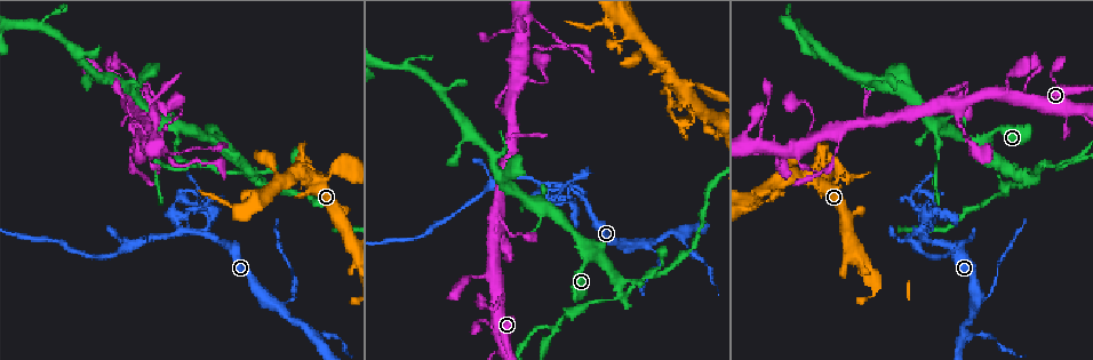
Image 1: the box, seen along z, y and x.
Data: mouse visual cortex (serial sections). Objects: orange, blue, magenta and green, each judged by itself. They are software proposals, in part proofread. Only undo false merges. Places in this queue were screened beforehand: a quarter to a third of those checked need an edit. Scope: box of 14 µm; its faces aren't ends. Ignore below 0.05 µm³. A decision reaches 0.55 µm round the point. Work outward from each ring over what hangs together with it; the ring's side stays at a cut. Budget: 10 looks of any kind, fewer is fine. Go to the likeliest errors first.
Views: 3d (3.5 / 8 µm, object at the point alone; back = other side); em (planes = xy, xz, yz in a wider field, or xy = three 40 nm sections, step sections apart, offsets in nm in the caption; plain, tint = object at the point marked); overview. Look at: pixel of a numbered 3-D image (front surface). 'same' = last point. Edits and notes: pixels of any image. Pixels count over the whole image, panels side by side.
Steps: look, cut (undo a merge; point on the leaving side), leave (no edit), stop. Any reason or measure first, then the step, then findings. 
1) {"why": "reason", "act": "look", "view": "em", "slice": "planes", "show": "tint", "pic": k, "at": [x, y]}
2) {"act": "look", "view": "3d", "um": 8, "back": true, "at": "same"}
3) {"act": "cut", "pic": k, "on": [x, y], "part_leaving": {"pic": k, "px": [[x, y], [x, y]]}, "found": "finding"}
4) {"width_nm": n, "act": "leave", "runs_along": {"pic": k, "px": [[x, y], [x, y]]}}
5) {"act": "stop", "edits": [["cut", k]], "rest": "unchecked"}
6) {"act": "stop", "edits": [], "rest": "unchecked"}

{"why": "three-way junction", "act": "look", "view": "3d", "um": 3.5, "pic": 1, "at": [646, 244]}

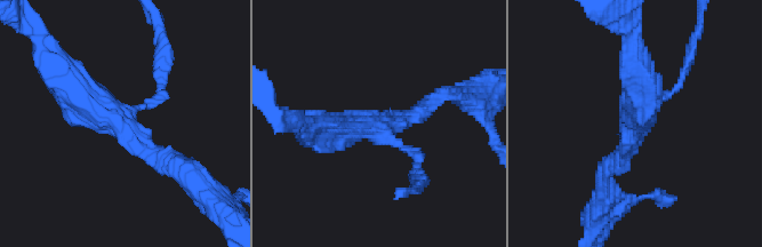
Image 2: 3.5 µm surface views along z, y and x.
{"arm_widths_nm": [150, 200, 350], "act": "leave", "runs_along": {"pic": 2, "px": [[56, 77], [178, 165]]}, "found": "one cell here"}

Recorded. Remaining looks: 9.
{"why": "four or more arms meet", "act": "look", "view": "3d", "um": 3.5, "back": true, "pic": 1, "at": [186, 232]}

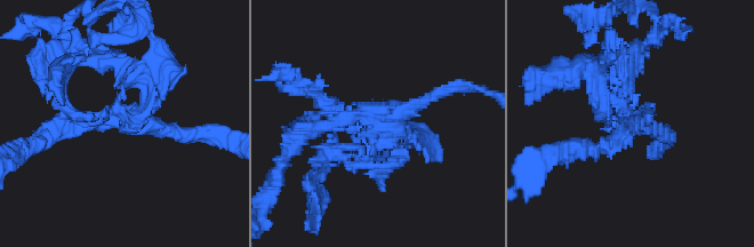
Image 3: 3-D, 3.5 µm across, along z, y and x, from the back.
{"why": "now the EM", "act": "look", "view": "em", "slice": "xy", "step": 5, "show": "tint", "pic": 3, "at": [642, 116]}

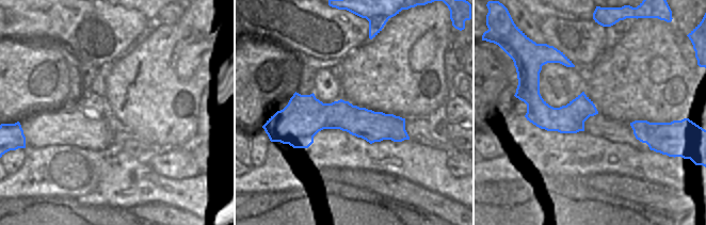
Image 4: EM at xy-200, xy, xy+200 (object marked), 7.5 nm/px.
{"act": "leave", "runs_along": {"pic": 3, "px": [[309, 129], [442, 92]]}, "found": "continuous, no second cell"}

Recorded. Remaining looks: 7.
{"why": "a narrow waist", "act": "look", "view": "3d", "um": 3.5, "pic": 1, "at": [130, 147]}

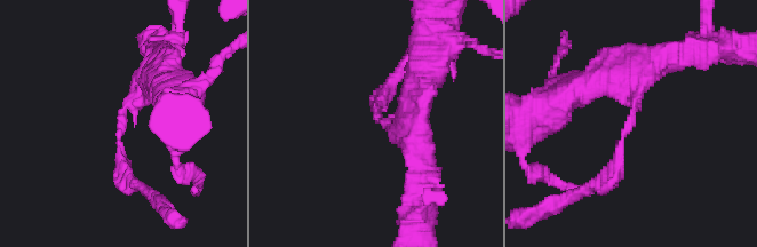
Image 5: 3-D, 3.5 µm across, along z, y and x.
{"arm_widths_nm": [200, 400], "act": "look", "view": "em", "slice": "xy", "step": 1, "show": "tint", "pic": 5, "at": [122, 112]}

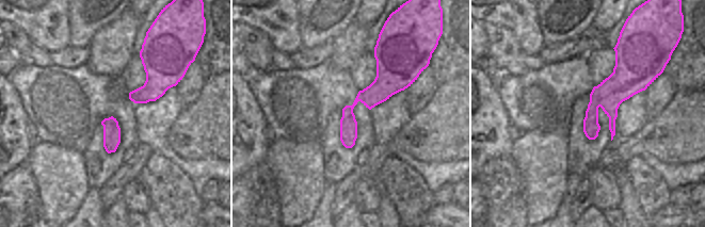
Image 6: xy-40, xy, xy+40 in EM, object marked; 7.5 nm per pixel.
{"act": "leave", "runs_along": {"pic": 6, "px": [[378, 48], [383, 80], [348, 110], [348, 145]]}, "found": "one cell here"}

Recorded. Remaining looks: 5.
{"why": "four-way junction", "act": "look", "view": "3d", "um": 3.5, "pic": 1, "at": [1079, 108]}

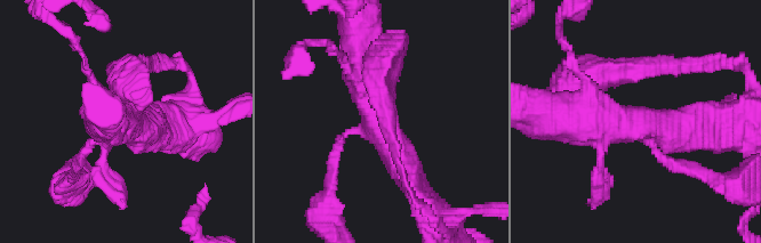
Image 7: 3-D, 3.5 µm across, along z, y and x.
{"why": "shape alone is not enough", "act": "look", "view": "em", "slice": "xy", "step": 3, "show": "tint", "pic": 7, "at": [374, 122]}

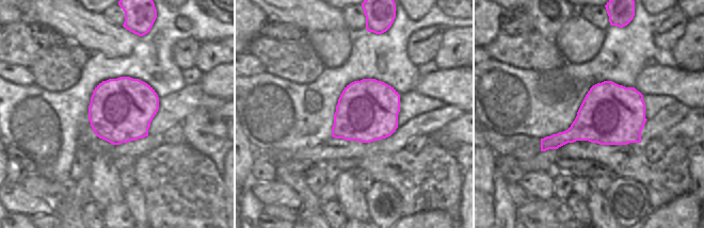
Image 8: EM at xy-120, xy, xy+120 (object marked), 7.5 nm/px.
{"arms": 4, "arm_widths_nm": [150, 150, 250, 300], "act": "leave", "runs_along": {"pic": 7, "px": [[571, 90], [682, 150]]}, "found": "one cell here"}

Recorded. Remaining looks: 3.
{"why": "branch point", "act": "look", "view": "3d", "um": 8, "pic": 1, "at": [220, 139]}

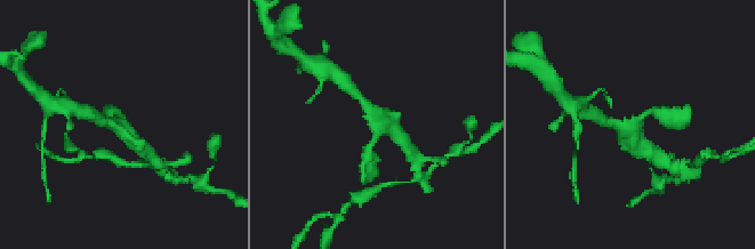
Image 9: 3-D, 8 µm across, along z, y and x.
{"why": "closer look", "act": "look", "view": "3d", "um": 3.5, "pic": 9, "at": [632, 122]}

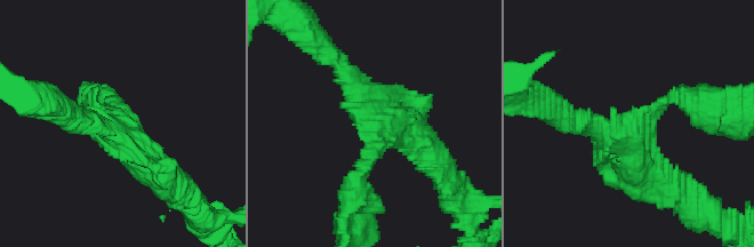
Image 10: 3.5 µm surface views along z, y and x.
{"why": "shape alone is not enough", "act": "look", "view": "em", "slice": "planes", "show": "tint", "pic": 10, "at": [117, 126]}

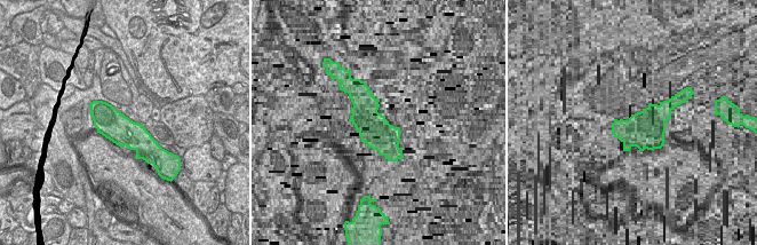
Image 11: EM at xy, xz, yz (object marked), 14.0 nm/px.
{"act": "leave", "runs_along": {"pic": 10, "px": [[357, 183], [374, 125], [336, 63]]}, "found": "all the same cell"}

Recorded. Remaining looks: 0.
{"act": "stop", "edits": [], "rest": "unchecked"}

